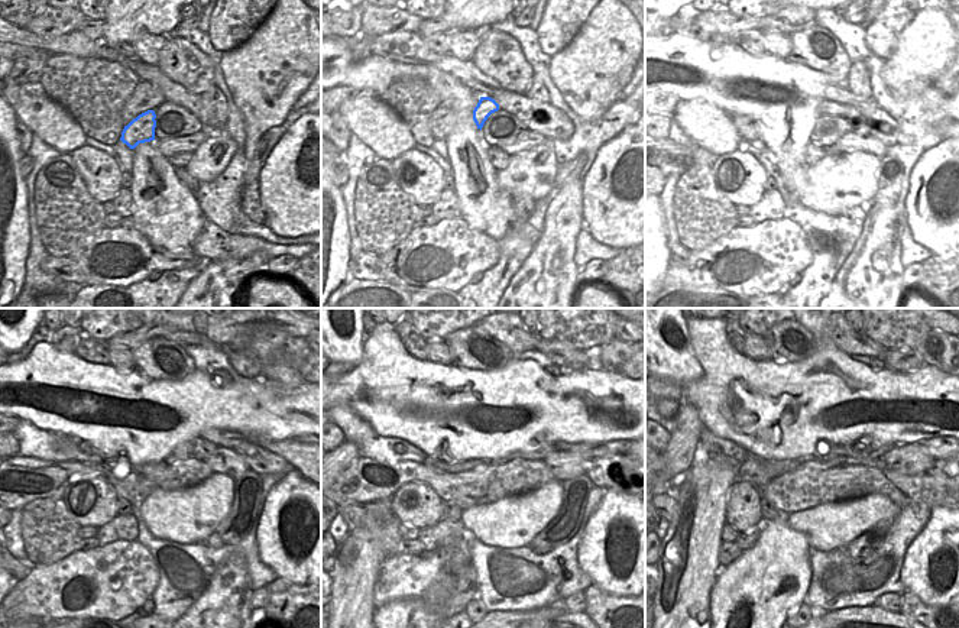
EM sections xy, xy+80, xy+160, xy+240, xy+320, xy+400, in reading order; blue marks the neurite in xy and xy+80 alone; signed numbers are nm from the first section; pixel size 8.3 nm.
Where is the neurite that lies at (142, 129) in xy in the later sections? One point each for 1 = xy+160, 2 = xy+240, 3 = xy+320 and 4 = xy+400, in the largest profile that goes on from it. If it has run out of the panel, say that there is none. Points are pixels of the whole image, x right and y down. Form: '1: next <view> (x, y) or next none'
1: next xy+160 (846, 102)
2: next xy+240 (235, 442)
3: next xy+320 (589, 450)
4: next xy+400 (939, 447)

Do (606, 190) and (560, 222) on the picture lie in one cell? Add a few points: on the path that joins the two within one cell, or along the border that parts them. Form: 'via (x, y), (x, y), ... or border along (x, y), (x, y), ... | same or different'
border along (582, 178), (582, 217), (585, 226) | different

